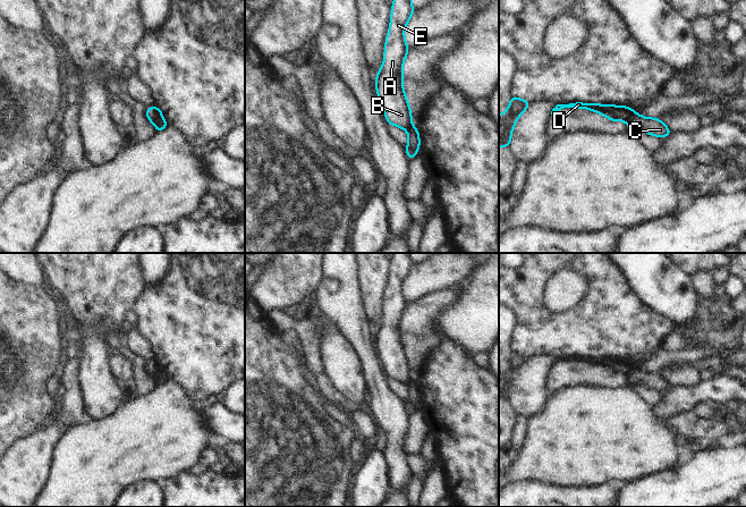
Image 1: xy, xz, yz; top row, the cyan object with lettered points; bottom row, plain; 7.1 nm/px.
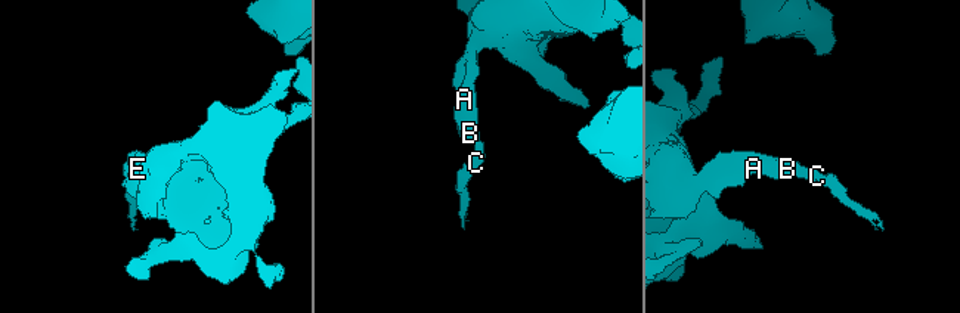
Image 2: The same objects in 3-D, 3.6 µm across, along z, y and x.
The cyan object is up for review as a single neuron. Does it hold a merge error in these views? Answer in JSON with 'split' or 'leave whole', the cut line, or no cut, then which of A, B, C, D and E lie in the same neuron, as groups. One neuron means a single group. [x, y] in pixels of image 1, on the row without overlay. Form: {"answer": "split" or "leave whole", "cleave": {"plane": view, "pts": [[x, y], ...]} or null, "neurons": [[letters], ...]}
{"answer": "split", "cleave": {"plane": "yz", "pts": [[635, 368], [627, 375]]}, "neurons": [["A", "B", "D", "E"], ["C"]]}

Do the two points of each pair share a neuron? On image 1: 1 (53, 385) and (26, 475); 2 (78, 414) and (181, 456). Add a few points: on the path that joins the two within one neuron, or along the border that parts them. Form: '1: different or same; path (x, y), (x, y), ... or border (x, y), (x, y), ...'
1: different; border (59, 379), (61, 383)
2: different; border (92, 419), (84, 423), (74, 424), (67, 431)

